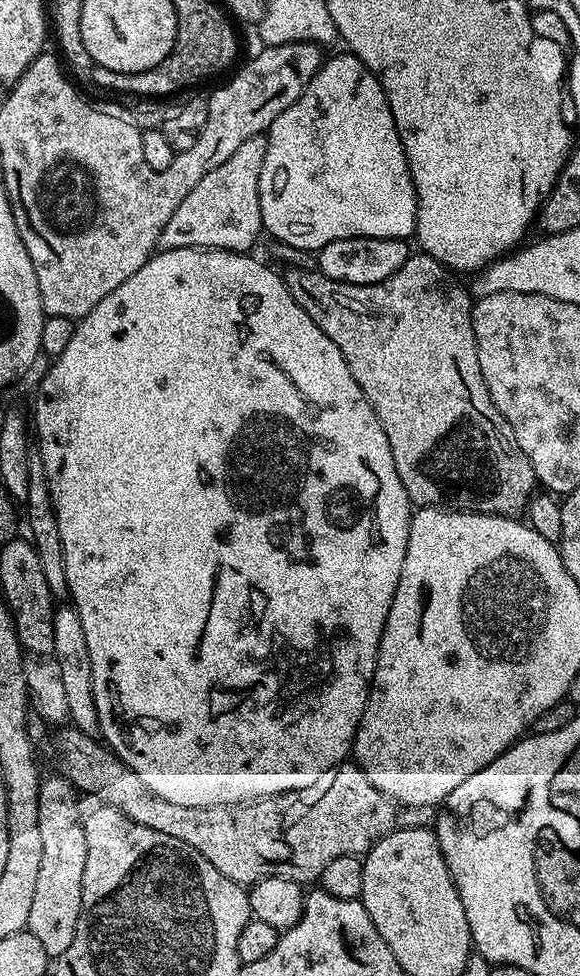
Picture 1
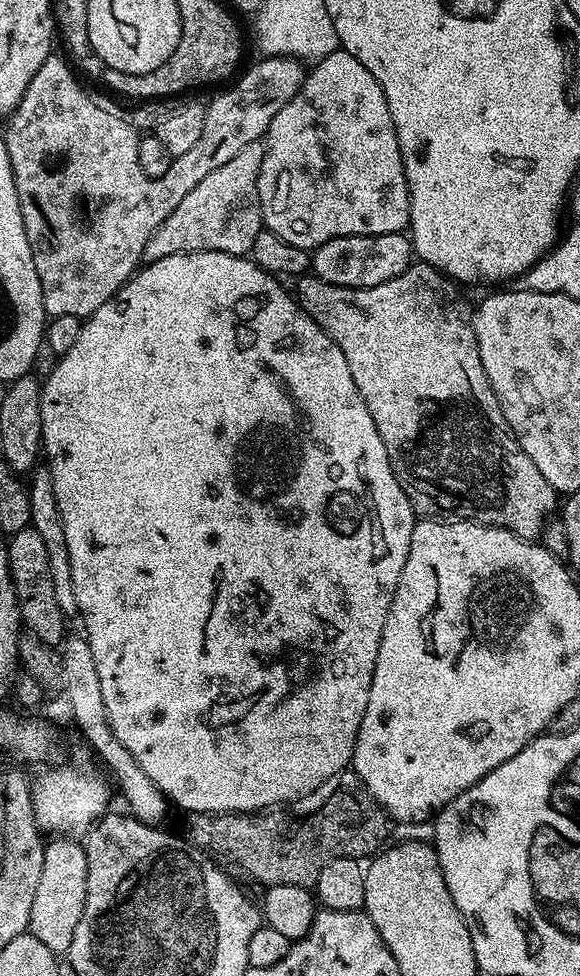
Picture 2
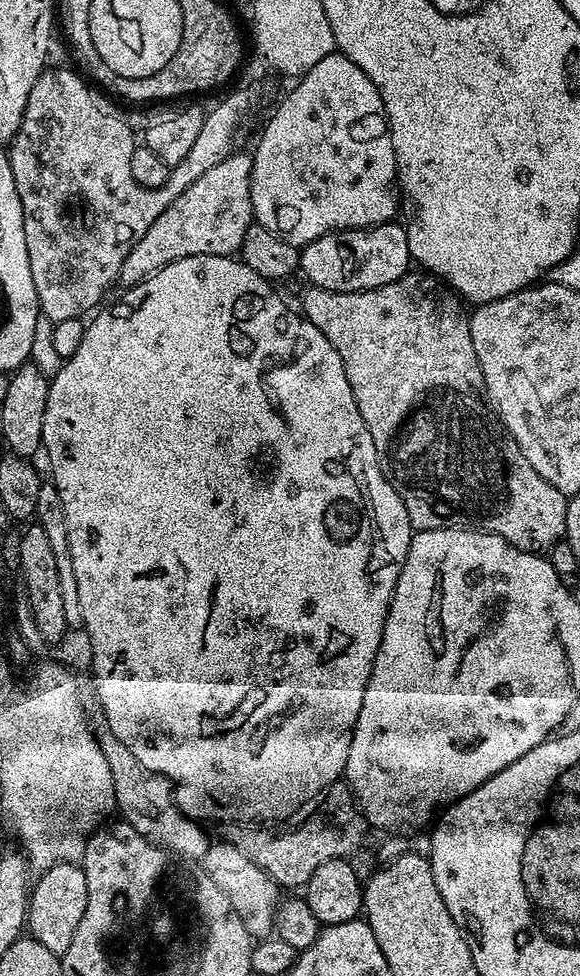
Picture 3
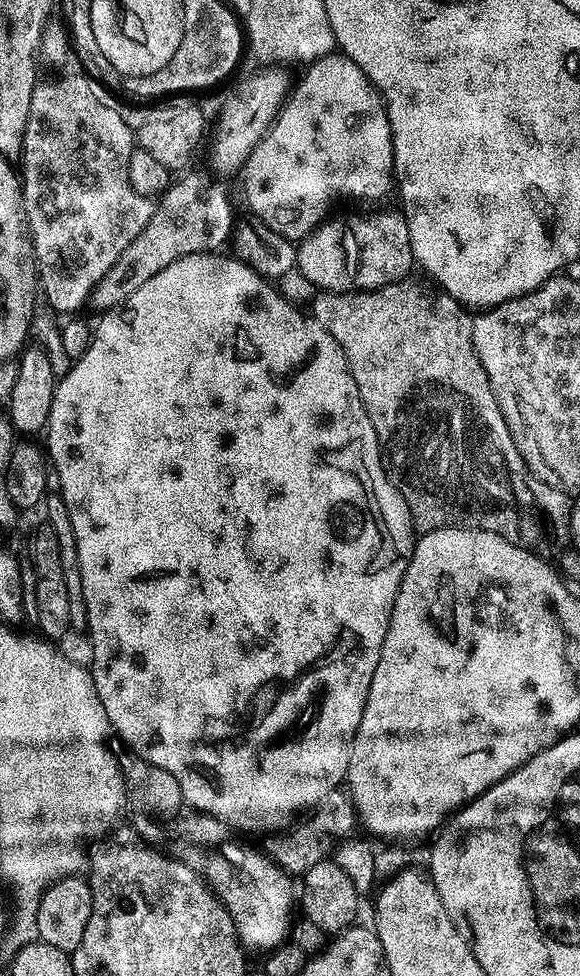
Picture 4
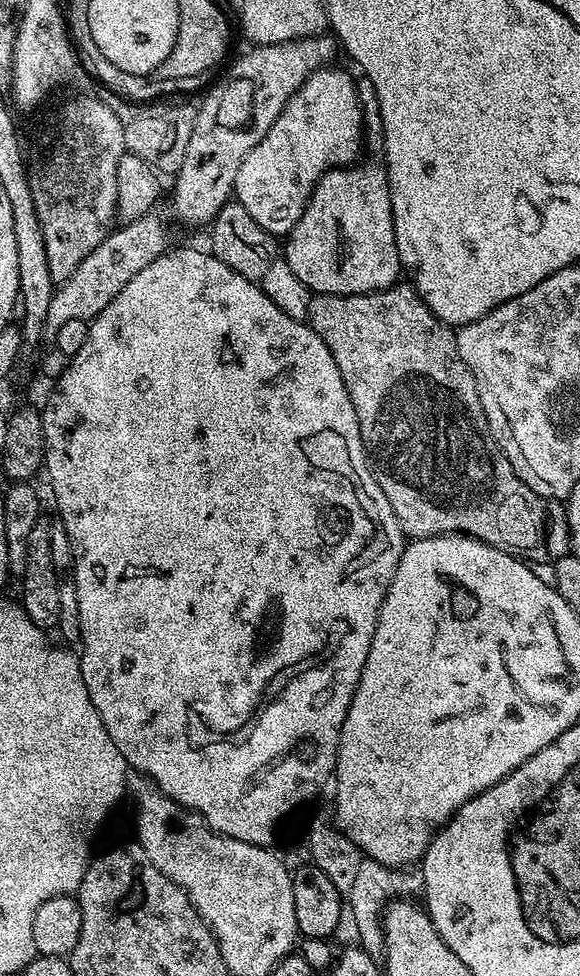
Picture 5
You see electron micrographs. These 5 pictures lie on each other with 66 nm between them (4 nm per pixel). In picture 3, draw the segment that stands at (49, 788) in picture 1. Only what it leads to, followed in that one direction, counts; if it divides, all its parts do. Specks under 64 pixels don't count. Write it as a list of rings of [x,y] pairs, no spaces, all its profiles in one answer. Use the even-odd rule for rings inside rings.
[[[79,863],[57,866],[45,871],[40,881],[35,881],[28,902],[27,931],[31,939],[42,942],[42,946],[58,954],[67,952],[70,942],[74,942],[75,931],[86,914],[86,874]]]

